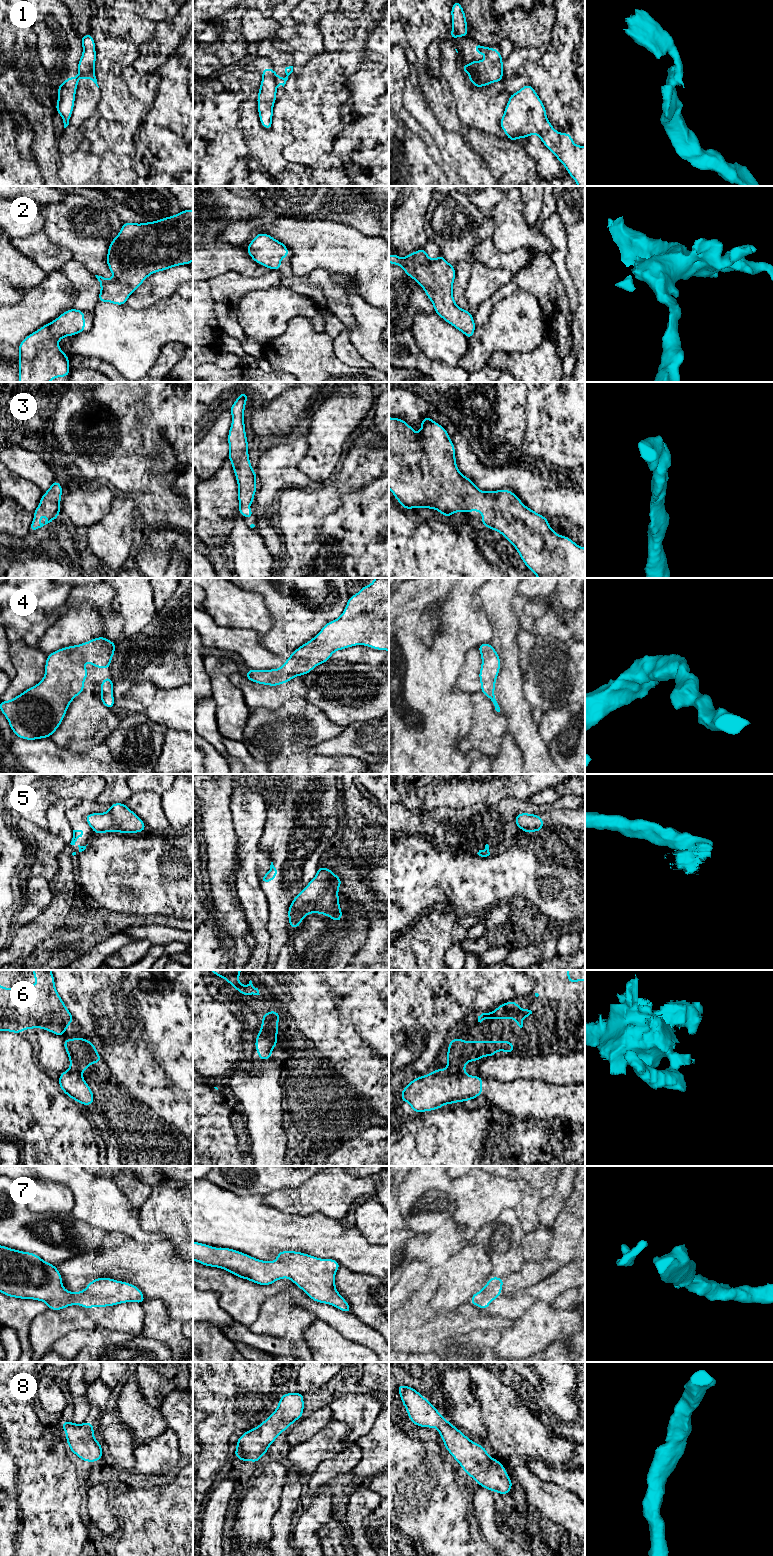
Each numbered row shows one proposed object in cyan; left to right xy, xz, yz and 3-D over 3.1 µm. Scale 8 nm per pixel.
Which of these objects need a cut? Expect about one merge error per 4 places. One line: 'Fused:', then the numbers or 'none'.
Fused: 1, 5, 6

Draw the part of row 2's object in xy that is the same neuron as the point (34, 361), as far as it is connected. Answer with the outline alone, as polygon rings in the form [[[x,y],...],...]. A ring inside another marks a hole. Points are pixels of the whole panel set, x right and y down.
[[[69,309],[52,322],[29,334],[18,345],[19,349],[19,382],[49,382],[57,377],[68,377],[70,374],[69,357],[58,347],[58,342],[67,336],[85,332],[84,311]]]

